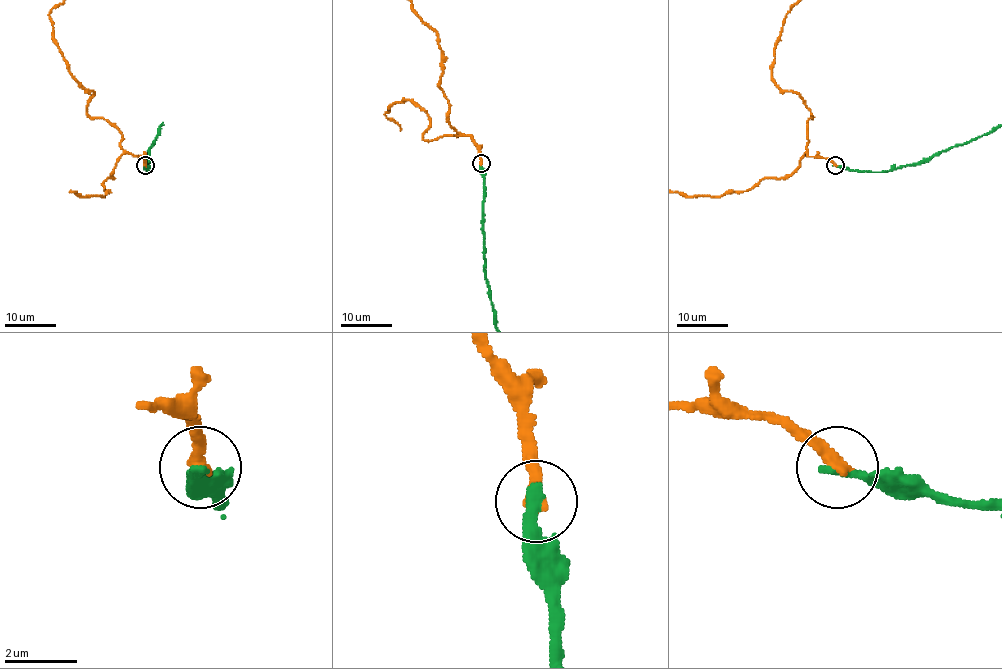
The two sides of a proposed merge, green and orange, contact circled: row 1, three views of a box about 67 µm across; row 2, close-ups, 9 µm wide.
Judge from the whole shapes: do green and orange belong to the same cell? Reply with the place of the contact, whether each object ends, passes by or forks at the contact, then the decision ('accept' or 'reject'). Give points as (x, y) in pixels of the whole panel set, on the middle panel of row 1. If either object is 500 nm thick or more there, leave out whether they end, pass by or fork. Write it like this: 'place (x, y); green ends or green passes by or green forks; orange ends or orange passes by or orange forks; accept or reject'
place (481, 163); green ends; orange ends; reject

